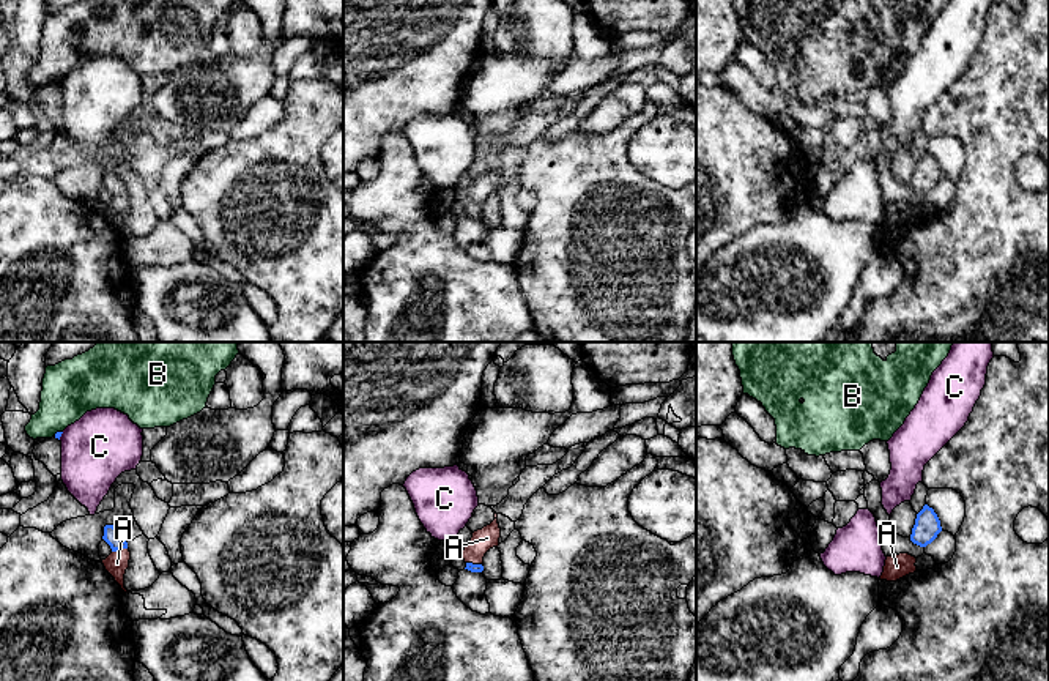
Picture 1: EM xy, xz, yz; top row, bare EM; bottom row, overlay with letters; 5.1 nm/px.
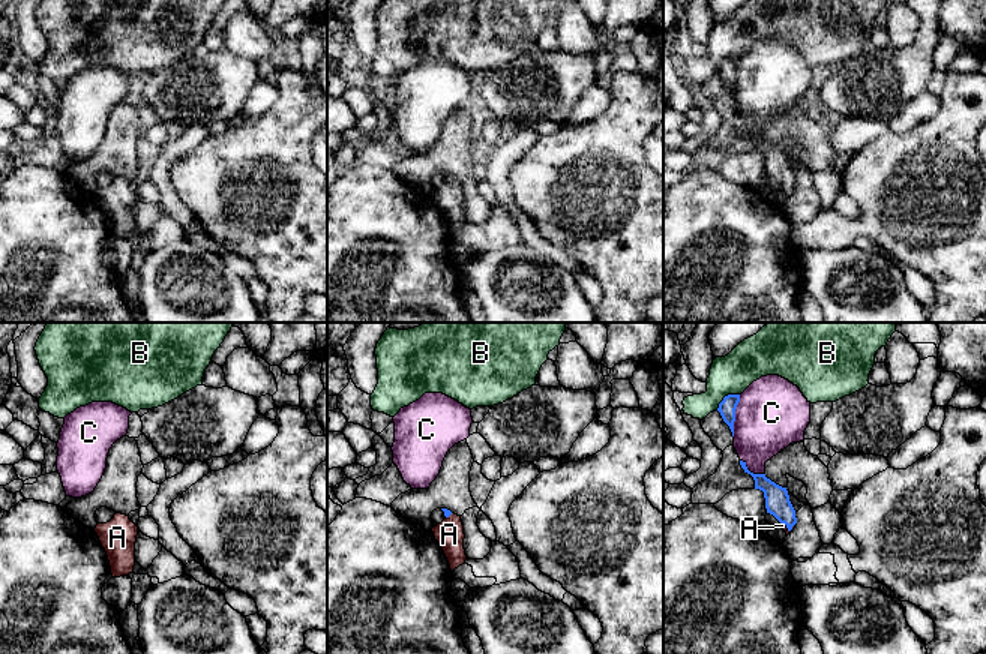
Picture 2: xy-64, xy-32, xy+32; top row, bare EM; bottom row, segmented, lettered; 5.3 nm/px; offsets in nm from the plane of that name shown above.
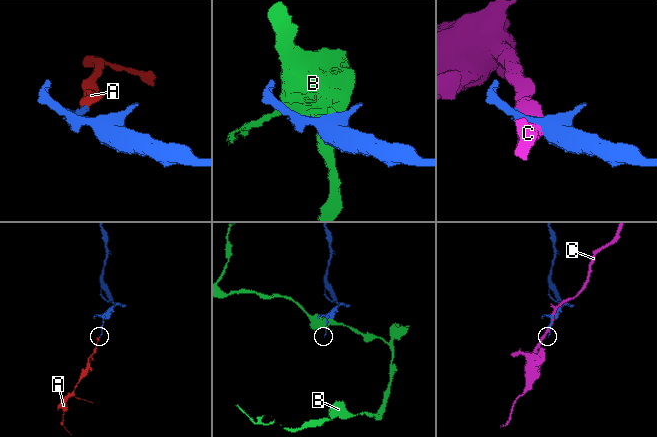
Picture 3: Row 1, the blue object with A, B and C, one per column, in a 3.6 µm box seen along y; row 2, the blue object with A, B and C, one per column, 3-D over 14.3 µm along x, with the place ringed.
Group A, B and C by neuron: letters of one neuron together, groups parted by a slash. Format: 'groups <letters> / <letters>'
groups A / B / C

